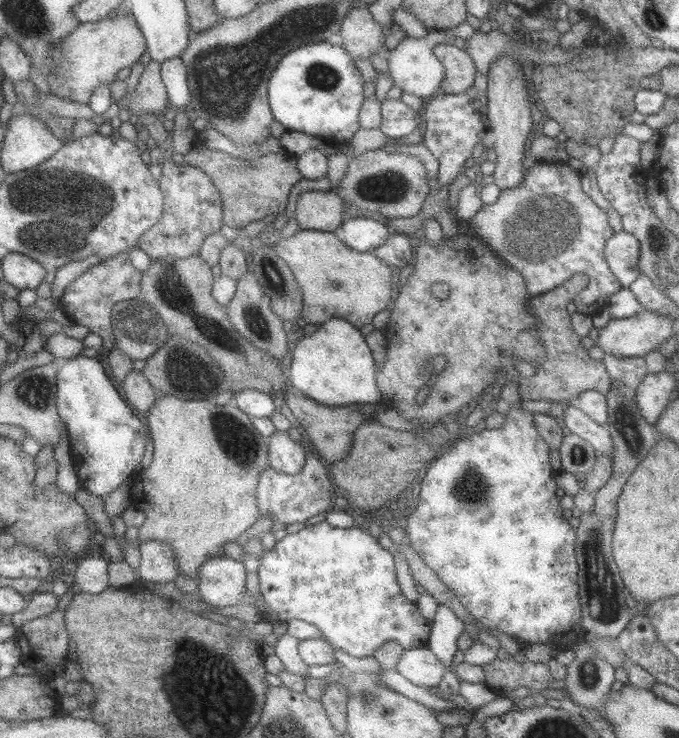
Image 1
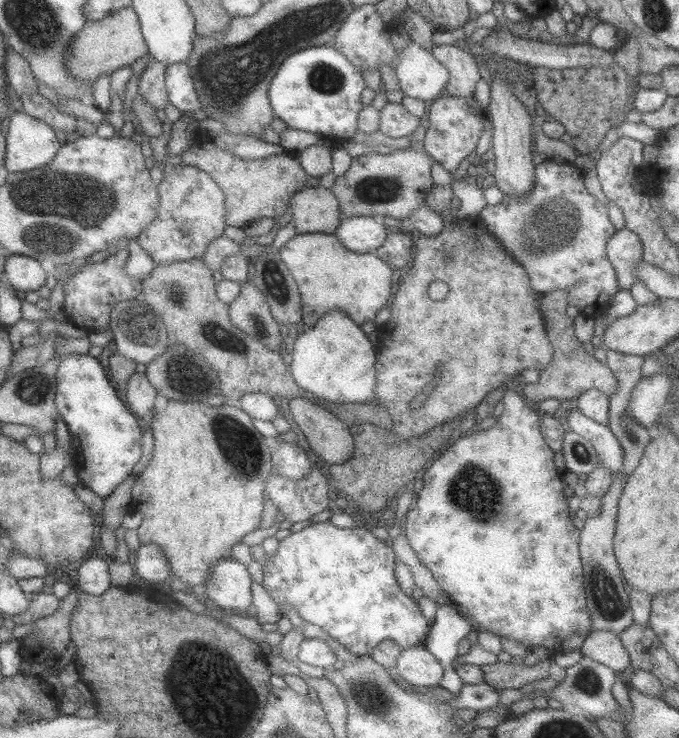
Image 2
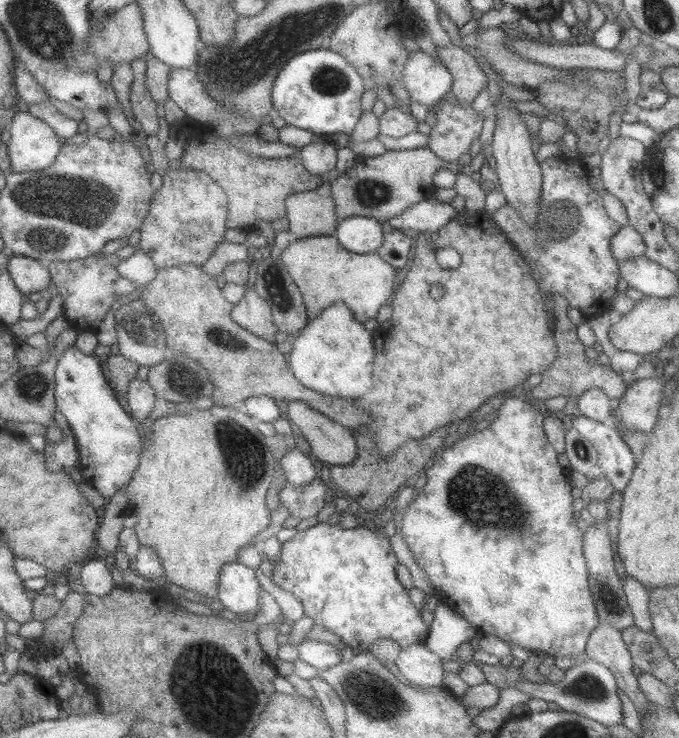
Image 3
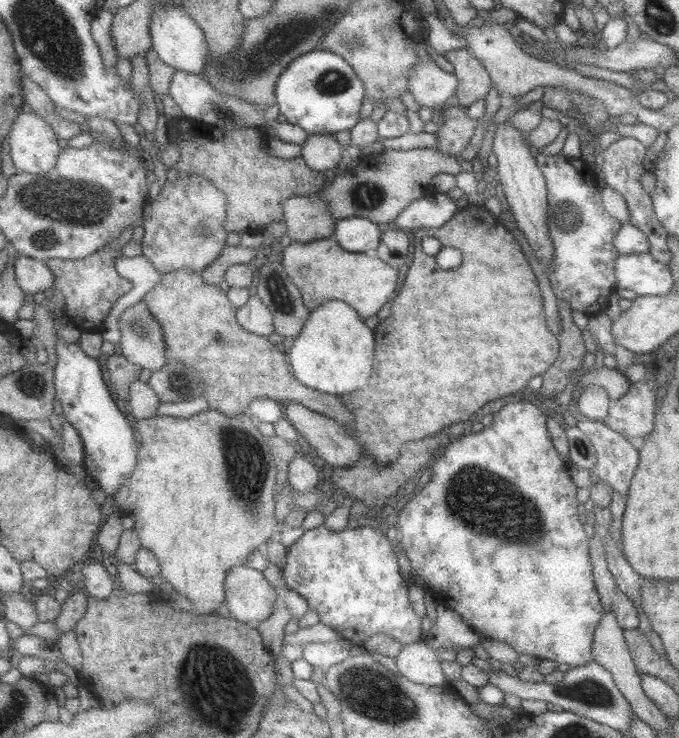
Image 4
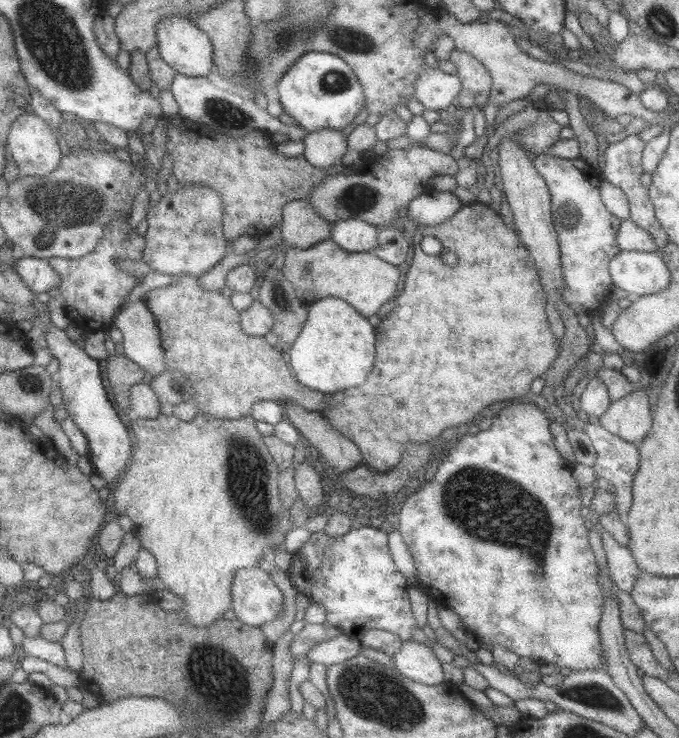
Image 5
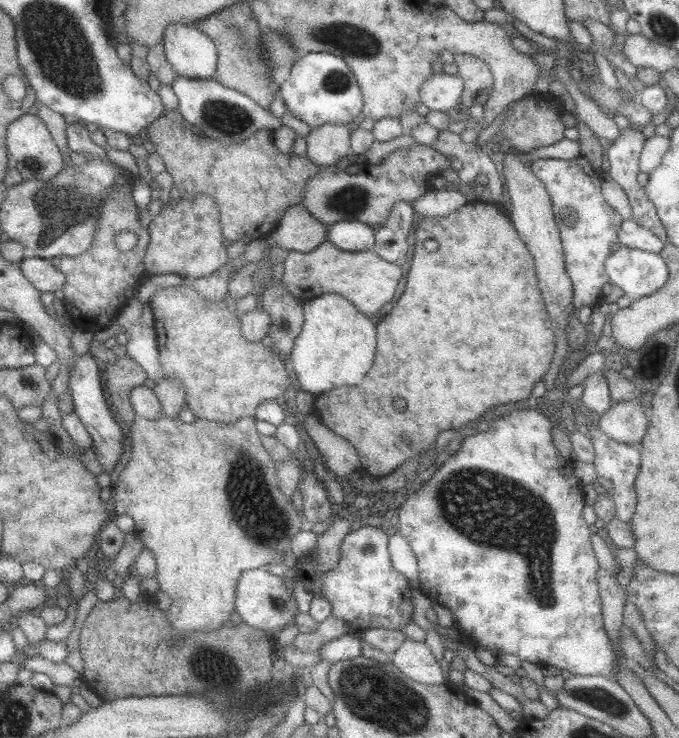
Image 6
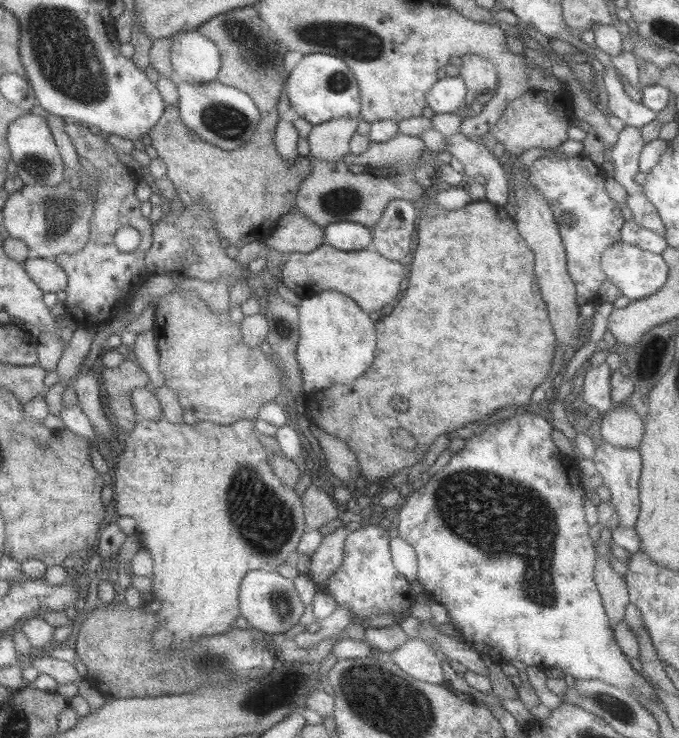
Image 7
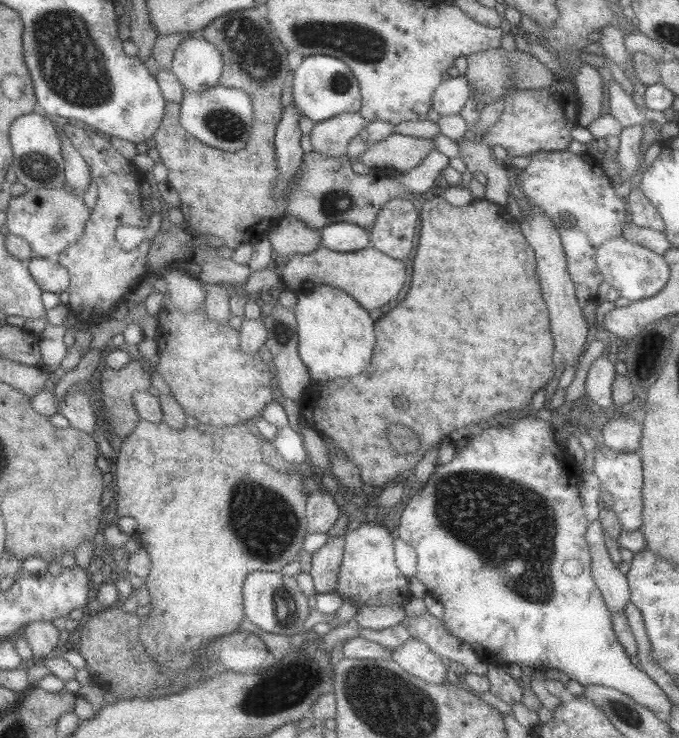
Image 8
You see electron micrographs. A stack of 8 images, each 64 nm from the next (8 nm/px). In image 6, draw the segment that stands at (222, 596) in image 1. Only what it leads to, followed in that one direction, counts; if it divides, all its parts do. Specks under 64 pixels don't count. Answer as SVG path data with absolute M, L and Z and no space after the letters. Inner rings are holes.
M268 568L246 571L241 578L238 589L237 612L248 624L267 631L287 628L287 624L298 616L298 600L293 588L281 576L272 574Z

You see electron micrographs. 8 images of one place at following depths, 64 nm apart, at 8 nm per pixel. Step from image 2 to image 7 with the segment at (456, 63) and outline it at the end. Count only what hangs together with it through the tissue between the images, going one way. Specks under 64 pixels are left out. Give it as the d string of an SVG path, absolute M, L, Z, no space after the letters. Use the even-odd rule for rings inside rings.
M470 53L462 55L460 60L459 76L466 85L465 103L485 105L497 89L498 75L494 63L489 58Z

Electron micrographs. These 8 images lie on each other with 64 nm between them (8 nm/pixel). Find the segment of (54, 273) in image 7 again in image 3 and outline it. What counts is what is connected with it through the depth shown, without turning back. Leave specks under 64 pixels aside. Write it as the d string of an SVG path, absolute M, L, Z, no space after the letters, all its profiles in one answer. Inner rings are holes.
M13 255L9 272L12 273L18 288L28 295L32 292L42 292L46 288L55 288L53 273L41 260L24 255Z

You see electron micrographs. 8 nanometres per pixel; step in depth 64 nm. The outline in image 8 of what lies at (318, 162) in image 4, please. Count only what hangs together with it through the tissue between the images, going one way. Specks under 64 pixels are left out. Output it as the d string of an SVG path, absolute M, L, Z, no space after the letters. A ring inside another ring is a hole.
M361 112L341 114L319 122L312 130L315 150L326 157L347 156L353 140L364 128L369 129L371 124L371 120L366 120Z

